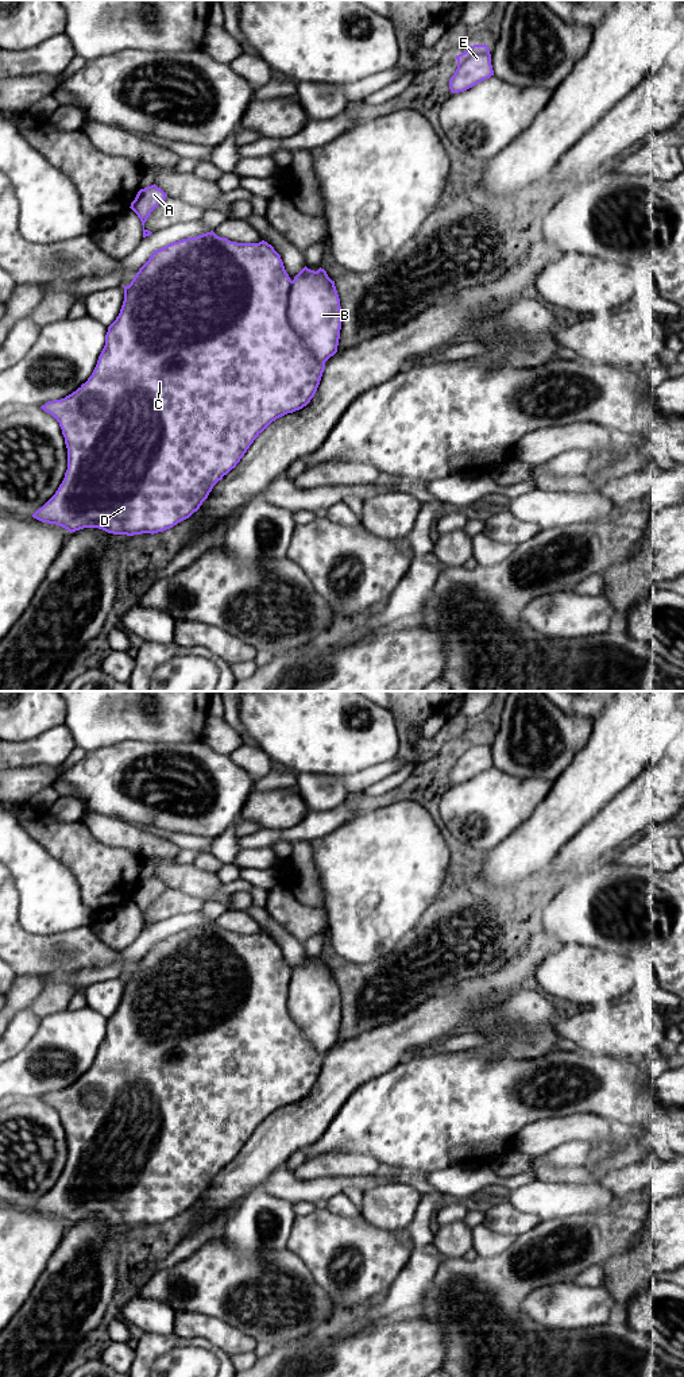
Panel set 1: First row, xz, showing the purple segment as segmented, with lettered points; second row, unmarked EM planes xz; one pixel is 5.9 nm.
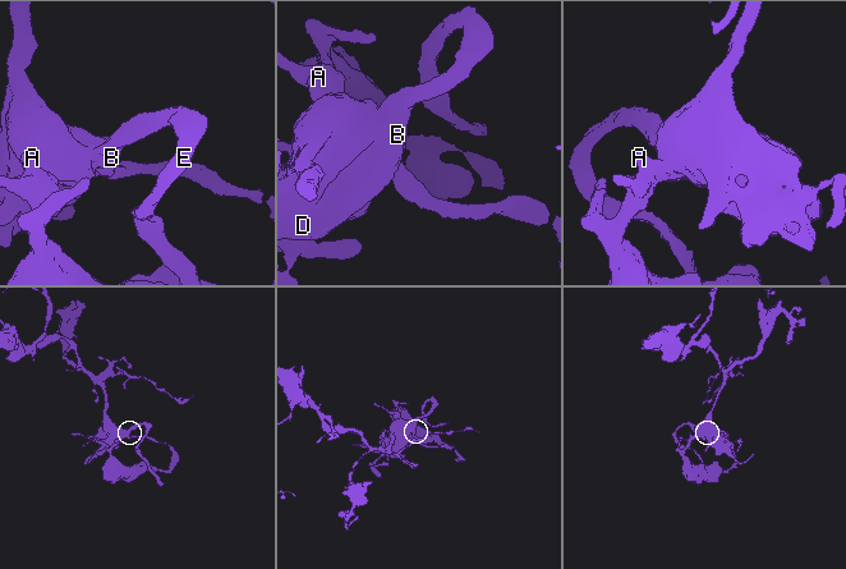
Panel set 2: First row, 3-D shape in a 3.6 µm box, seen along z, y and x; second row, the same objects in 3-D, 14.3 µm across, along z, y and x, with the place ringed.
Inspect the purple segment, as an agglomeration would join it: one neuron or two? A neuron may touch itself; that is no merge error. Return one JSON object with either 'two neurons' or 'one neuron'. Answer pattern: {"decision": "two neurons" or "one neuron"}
{"decision": "one neuron"}

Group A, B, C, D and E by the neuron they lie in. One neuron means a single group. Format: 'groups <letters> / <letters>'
groups A B C D E

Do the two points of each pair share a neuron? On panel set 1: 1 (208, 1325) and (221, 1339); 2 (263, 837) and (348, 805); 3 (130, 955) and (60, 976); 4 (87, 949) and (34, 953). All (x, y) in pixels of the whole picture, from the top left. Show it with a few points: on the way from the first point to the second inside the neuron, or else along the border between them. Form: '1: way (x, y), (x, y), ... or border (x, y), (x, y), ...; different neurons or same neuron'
1: way (212, 1329), (219, 1335); same neuron
2: way (285, 834), (305, 832), (317, 824), (327, 822); same neuron
3: way (112, 971), (77, 978); same neuron
4: way (73, 940), (54, 940), (47, 944); same neuron

